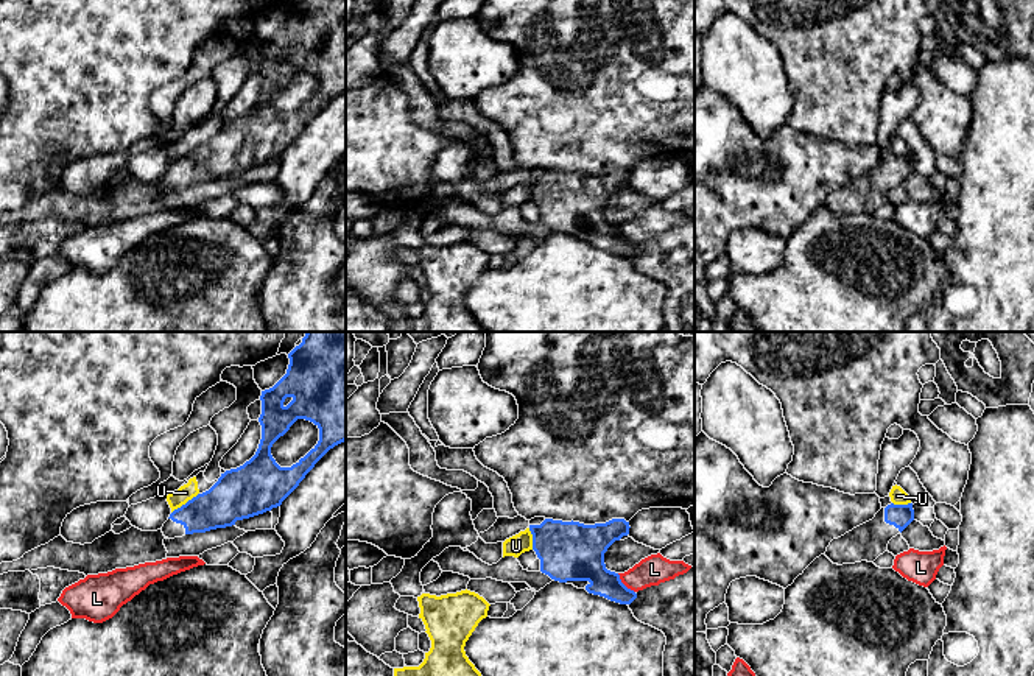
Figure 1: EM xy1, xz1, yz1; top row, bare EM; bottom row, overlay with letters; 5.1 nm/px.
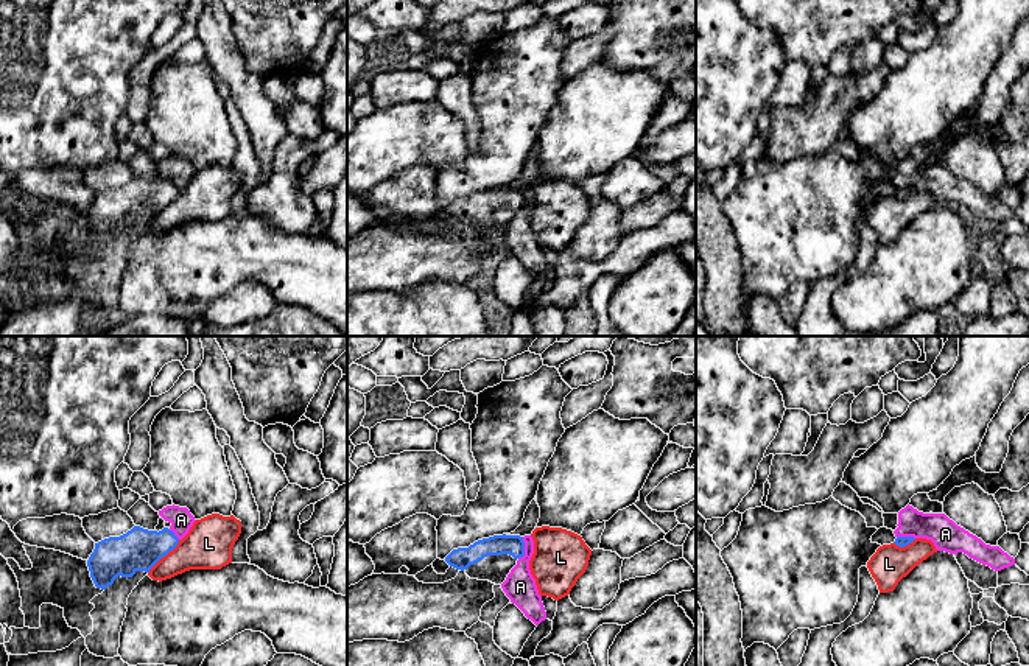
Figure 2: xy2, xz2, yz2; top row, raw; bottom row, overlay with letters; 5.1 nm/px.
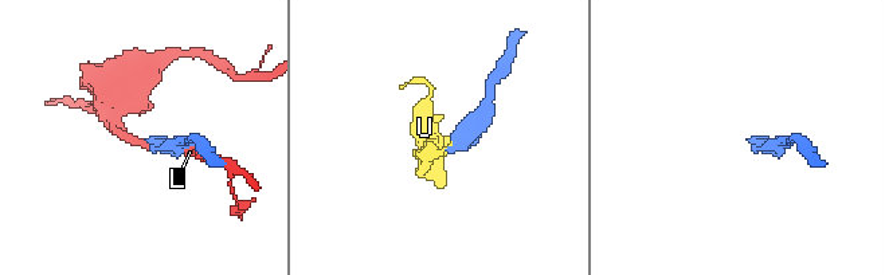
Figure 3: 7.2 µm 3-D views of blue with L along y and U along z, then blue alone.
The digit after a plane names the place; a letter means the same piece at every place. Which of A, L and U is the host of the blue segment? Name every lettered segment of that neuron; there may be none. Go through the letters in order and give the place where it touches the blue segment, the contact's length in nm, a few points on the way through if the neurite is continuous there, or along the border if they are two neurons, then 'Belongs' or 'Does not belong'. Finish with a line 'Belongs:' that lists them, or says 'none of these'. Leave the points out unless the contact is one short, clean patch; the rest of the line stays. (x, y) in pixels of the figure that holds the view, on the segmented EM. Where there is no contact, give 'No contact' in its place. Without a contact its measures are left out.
A: Touches blue at xz2 (523, 548). Shared border 120 nm. Boundary: xz2 (523, 537), (523, 554), (519, 559). Does not belong
L: Touches blue at xy2 (164, 556). Shared border 240 nm. Does not belong
U: Touches blue at xy1 (186, 503). Shared border 180 nm. Boundary: xy1 (198, 492), (172, 513). Does not belong
Belongs: none of these

